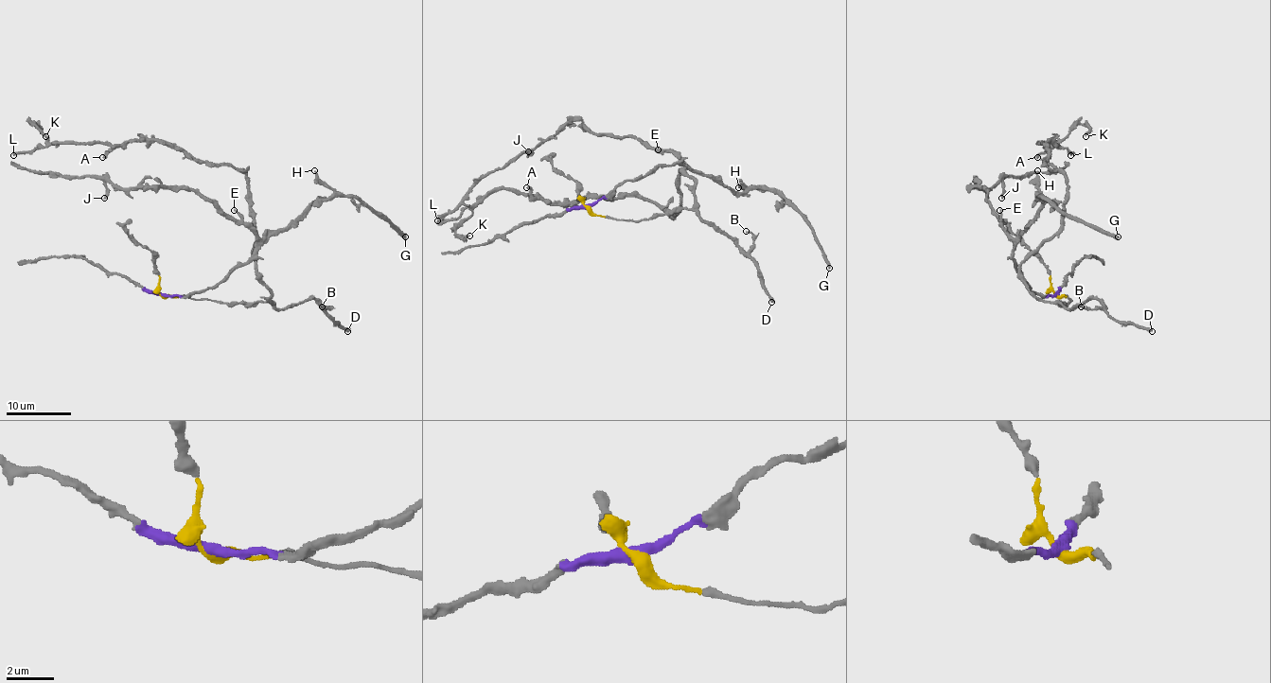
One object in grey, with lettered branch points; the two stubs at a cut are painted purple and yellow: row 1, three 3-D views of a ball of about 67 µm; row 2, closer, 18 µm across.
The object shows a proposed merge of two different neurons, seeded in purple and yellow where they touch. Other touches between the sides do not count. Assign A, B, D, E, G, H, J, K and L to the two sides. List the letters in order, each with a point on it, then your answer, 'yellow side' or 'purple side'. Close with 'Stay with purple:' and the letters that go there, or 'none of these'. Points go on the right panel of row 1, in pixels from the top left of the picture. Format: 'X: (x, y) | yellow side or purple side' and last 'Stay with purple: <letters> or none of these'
A: (1037, 157) | yellow side
B: (1081, 306) | yellow side
D: (1152, 331) | yellow side
E: (999, 210) | purple side
G: (1118, 236) | purple side
H: (1037, 170) | purple side
J: (1001, 198) | purple side
K: (1085, 136) | yellow side
L: (1070, 155) | yellow side
Stay with purple: E, G, H, J

